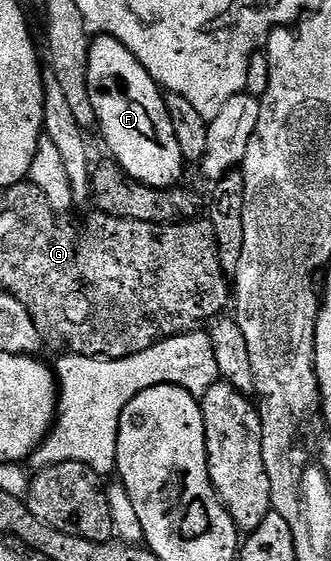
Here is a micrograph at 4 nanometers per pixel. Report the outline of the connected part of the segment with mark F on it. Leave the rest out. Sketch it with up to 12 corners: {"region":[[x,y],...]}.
{"region":[[96,34],[88,91],[107,153],[171,188],[186,163],[165,91],[122,40]]}

